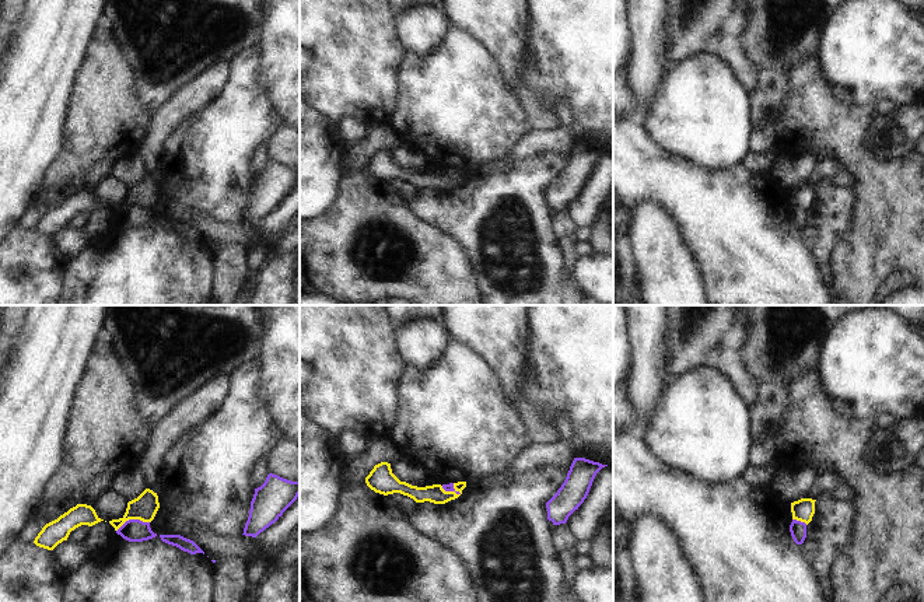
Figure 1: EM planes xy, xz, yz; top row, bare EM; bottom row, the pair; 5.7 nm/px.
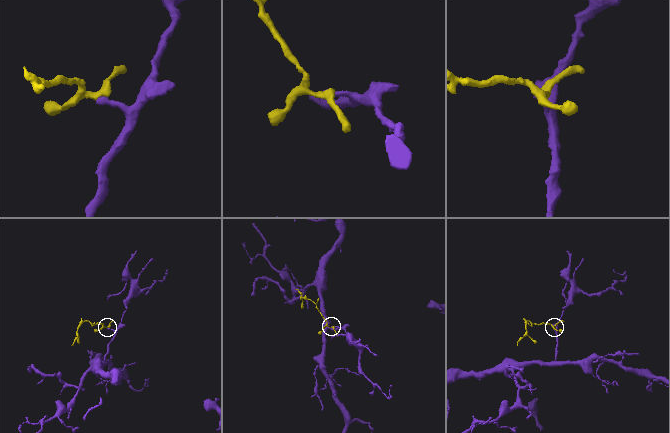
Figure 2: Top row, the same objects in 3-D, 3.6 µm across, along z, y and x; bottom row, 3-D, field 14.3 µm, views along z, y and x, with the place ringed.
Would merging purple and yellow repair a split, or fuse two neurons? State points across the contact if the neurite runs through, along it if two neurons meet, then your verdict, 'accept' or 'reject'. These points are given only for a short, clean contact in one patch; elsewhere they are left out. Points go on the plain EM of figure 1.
border along xy (149, 207), (128, 206), (116, 217); reject

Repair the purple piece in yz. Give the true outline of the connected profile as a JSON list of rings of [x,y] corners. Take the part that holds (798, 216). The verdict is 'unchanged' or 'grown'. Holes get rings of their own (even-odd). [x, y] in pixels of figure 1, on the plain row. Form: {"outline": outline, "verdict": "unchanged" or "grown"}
{"outline": [[[792,206],[790,211],[790,218],[797,231],[802,231],[806,224],[806,210]]], "verdict": "unchanged"}

